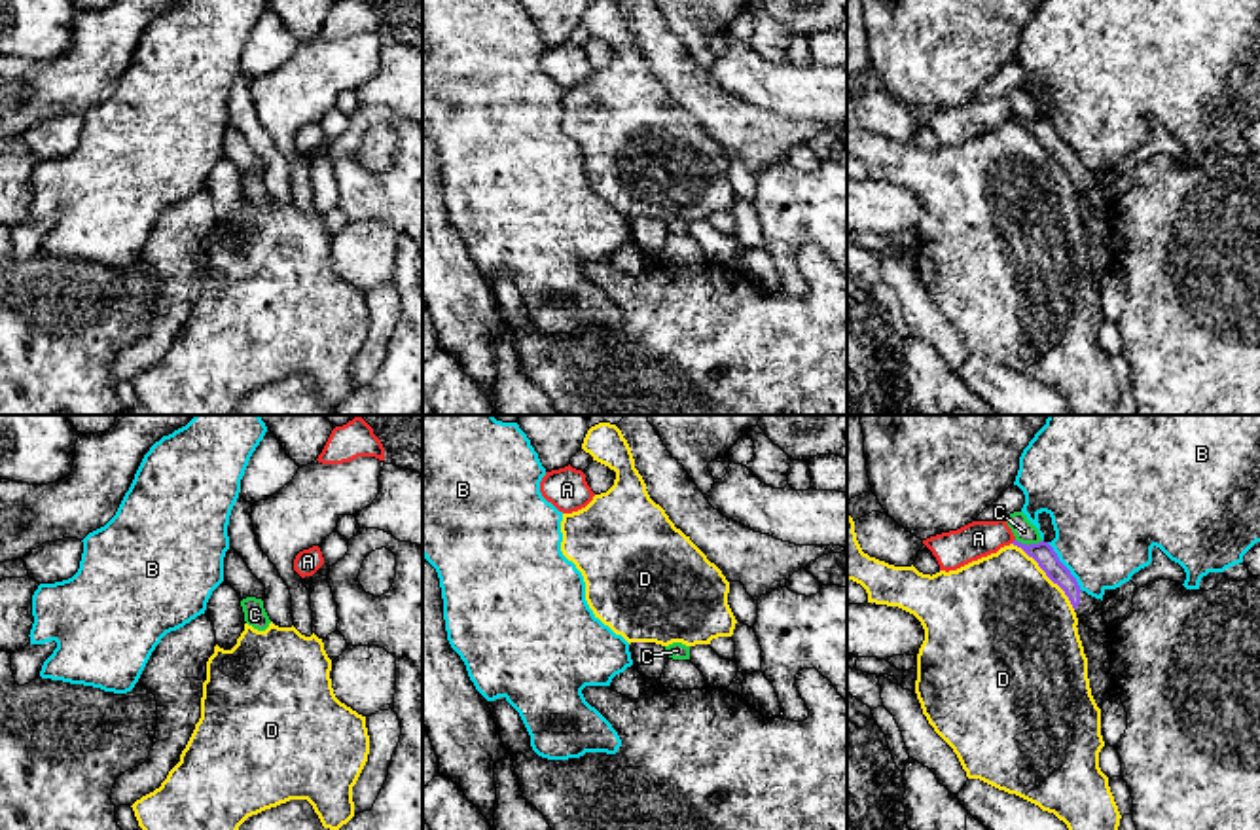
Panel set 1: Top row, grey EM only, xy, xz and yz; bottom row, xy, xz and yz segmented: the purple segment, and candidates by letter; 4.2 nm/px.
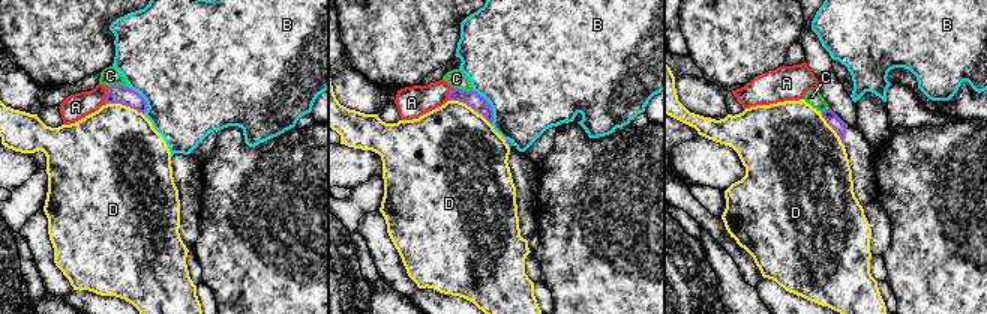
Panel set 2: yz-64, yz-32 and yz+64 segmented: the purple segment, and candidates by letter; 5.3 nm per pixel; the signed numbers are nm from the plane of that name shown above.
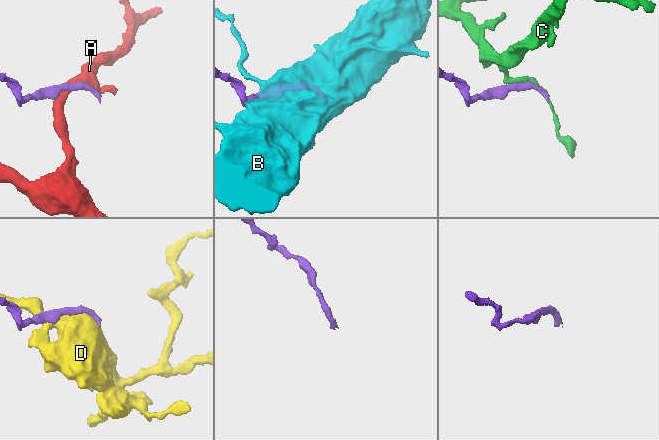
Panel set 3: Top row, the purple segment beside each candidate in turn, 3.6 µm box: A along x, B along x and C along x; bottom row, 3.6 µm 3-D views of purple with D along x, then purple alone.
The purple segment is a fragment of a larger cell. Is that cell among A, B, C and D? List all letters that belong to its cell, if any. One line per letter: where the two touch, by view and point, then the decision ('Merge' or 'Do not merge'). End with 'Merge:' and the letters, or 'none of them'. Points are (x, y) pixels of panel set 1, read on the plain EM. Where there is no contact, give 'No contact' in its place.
A: No contact. Do not merge
B: Touches purple at yz (1065, 143). Do not merge
C: Touches purple at yz (1029, 120). Do not merge
D: Touches purple at yz (1046, 150). Do not merge
Merge: none of them

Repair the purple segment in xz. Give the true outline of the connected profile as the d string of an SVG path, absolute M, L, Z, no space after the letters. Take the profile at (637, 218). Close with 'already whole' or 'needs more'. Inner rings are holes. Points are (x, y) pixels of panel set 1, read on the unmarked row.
M631 218L629 227L631 227L633 243L644 254L657 256L669 237L669 229L665 222L656 218Z; needs more

